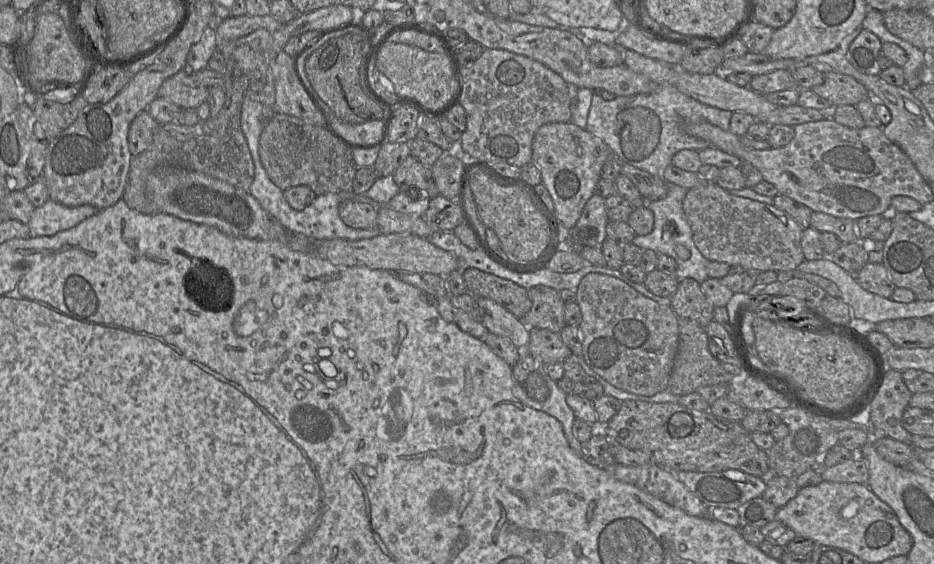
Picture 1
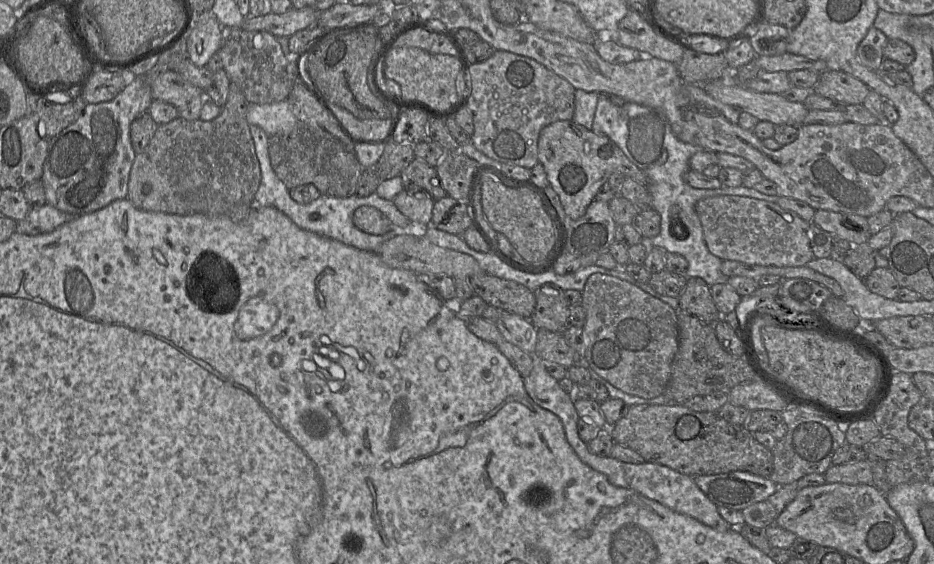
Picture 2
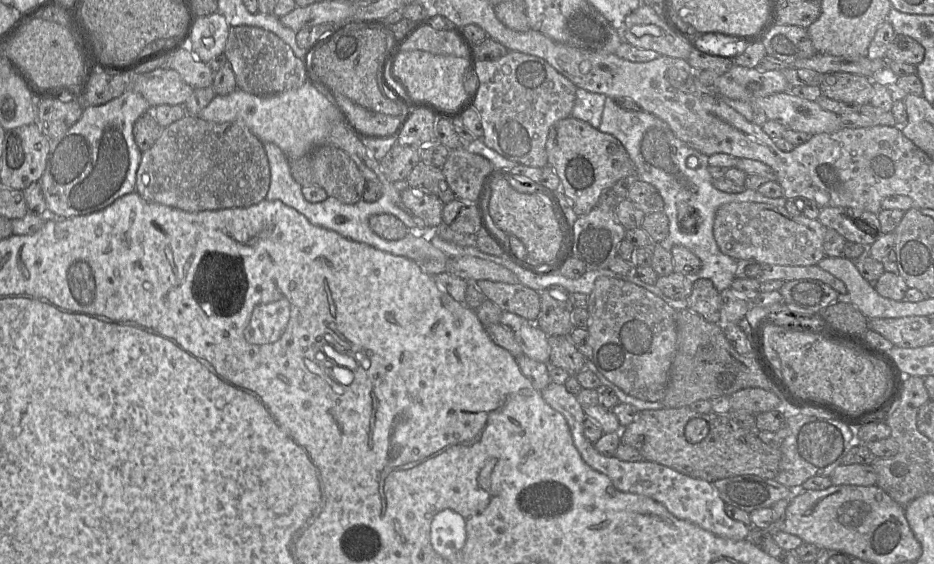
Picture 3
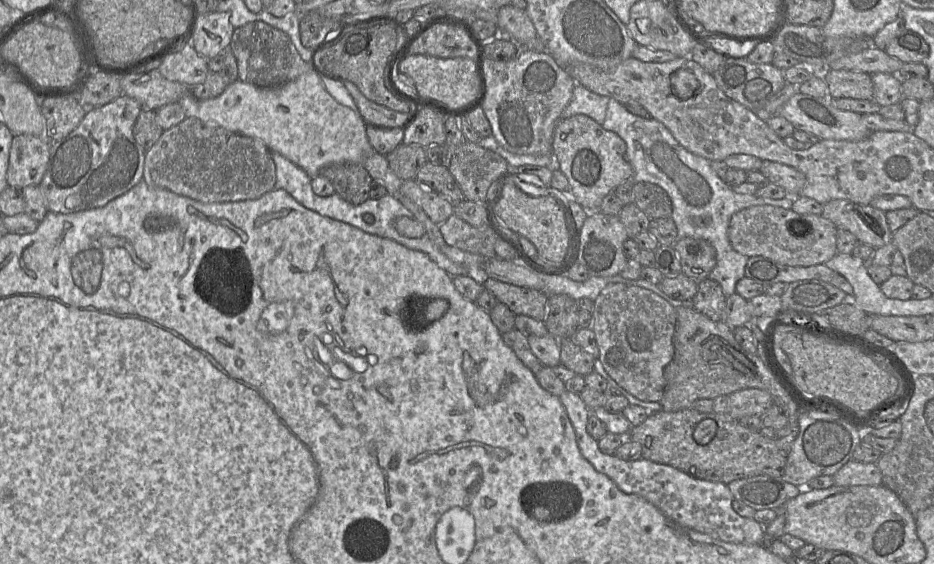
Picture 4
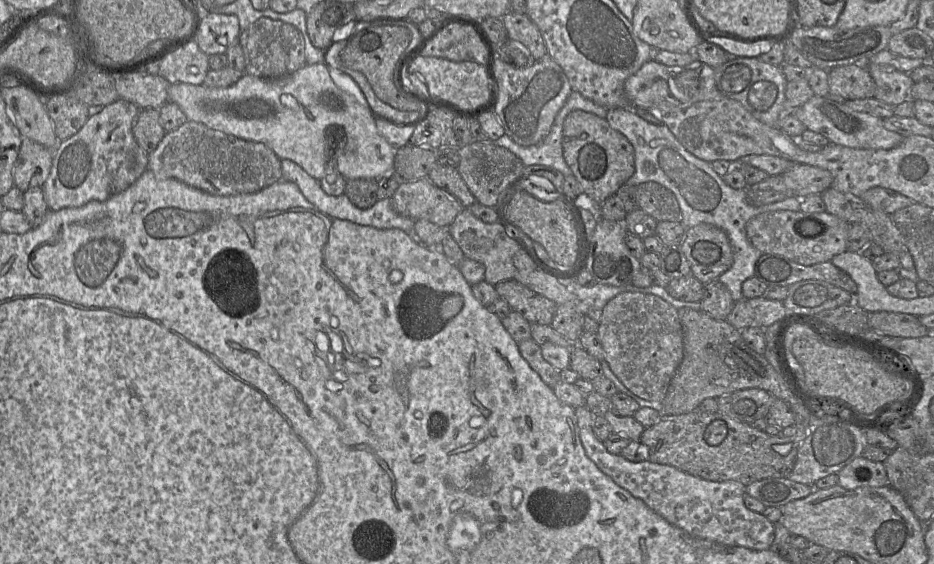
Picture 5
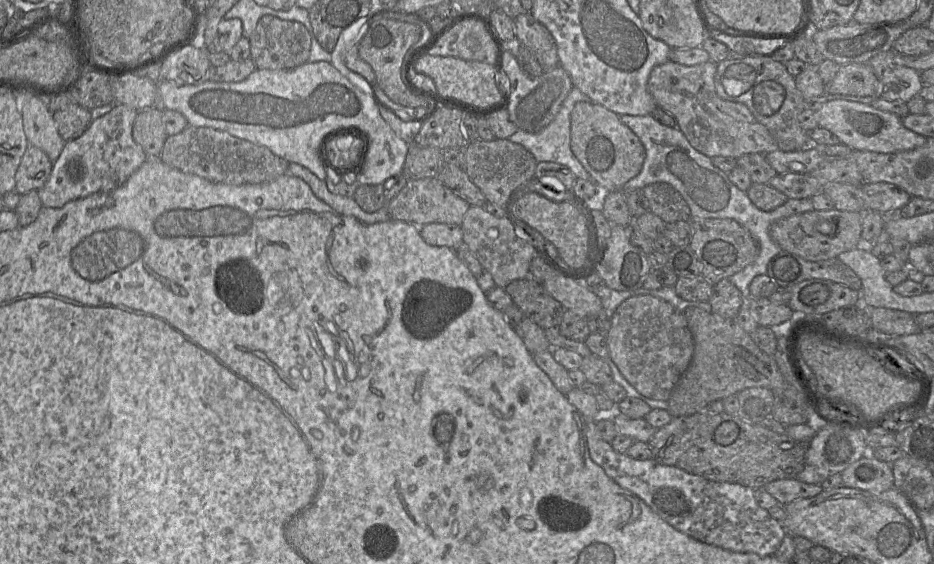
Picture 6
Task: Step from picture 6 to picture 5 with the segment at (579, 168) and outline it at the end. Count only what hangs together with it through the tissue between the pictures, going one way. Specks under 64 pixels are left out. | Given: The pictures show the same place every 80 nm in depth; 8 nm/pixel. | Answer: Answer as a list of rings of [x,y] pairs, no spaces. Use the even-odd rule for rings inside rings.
[[[572,91],[556,115],[550,132],[541,143],[523,147],[514,143],[507,135],[498,138],[495,143],[514,153],[520,158],[524,166],[545,165],[560,171],[564,176],[573,175],[564,159],[562,146],[563,124],[568,115],[566,114],[566,107],[573,95]]]

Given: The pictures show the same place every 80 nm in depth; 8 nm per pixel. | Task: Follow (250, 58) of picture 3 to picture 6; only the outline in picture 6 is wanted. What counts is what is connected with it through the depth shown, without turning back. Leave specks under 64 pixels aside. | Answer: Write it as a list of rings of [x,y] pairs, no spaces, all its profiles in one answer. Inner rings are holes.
[[[266,15],[258,21],[255,30],[248,39],[250,58],[256,69],[288,70],[308,62],[312,36],[306,27],[299,22],[281,20]]]

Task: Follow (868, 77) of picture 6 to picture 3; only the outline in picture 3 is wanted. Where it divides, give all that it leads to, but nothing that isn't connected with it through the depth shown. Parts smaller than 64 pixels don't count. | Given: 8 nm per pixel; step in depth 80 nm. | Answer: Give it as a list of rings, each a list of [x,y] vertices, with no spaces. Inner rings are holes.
[[[829,72],[819,84],[821,96],[860,105],[867,104],[872,97],[872,80],[863,75],[846,72]]]

